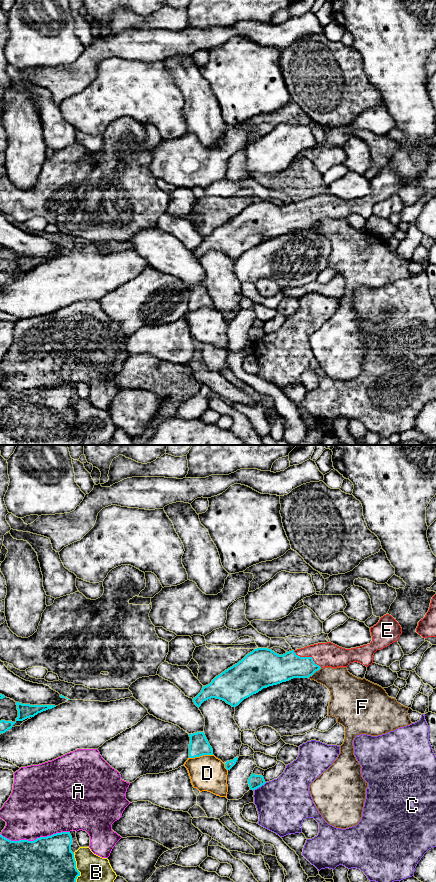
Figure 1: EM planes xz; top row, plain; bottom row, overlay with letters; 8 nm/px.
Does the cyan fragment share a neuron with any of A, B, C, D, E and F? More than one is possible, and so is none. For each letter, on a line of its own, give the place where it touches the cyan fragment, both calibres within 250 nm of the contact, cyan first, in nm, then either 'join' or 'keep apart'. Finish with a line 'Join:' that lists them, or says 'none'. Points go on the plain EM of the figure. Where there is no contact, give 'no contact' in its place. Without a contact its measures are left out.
A: meets cyan in xz at (34, 392); 500 nm thick on the cyan side, 460 nm on the other; keep apart
B: meets cyan in xz at (79, 425); 460 nm thick on the cyan side, 280 nm on the other; keep apart
C: meets cyan in xz at (259, 338); 110 nm thick on the cyan side, 420 nm on the other; keep apart
D: meets cyan in xz at (200, 307); 160 nm thick on the cyan side, 280 nm on the other; keep apart
E: meets cyan in xz at (308, 209); 220 nm thick on the cyan side, 190 nm on the other; join
F: meets cyan in xz at (314, 224); 220 nm thick on the cyan side, 220 nm on the other; keep apart
Join: E

